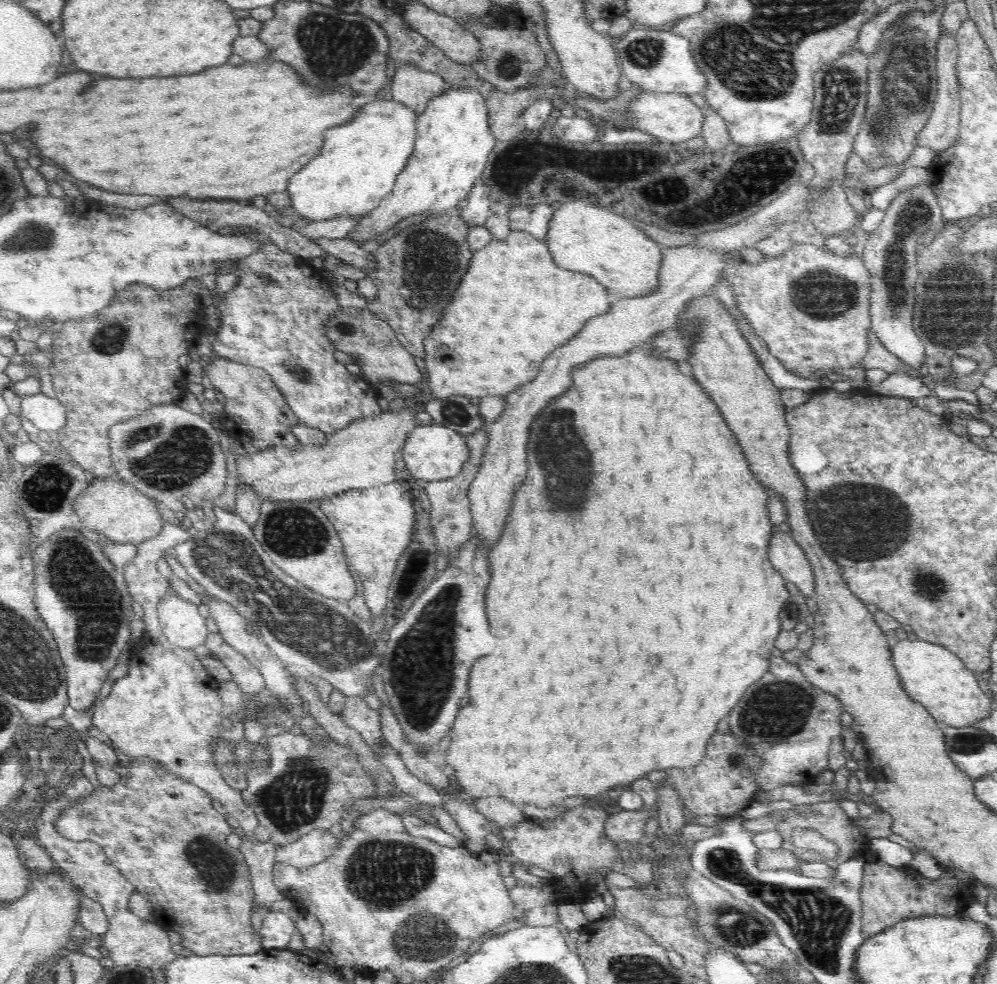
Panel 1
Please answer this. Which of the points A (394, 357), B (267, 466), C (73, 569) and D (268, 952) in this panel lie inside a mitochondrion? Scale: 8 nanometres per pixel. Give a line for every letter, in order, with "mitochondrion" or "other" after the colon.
A: other
B: other
C: mitochondrion
D: other

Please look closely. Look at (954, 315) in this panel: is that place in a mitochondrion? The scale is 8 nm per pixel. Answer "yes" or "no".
yes

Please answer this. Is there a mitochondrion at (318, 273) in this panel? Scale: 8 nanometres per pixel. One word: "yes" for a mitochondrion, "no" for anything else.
no

